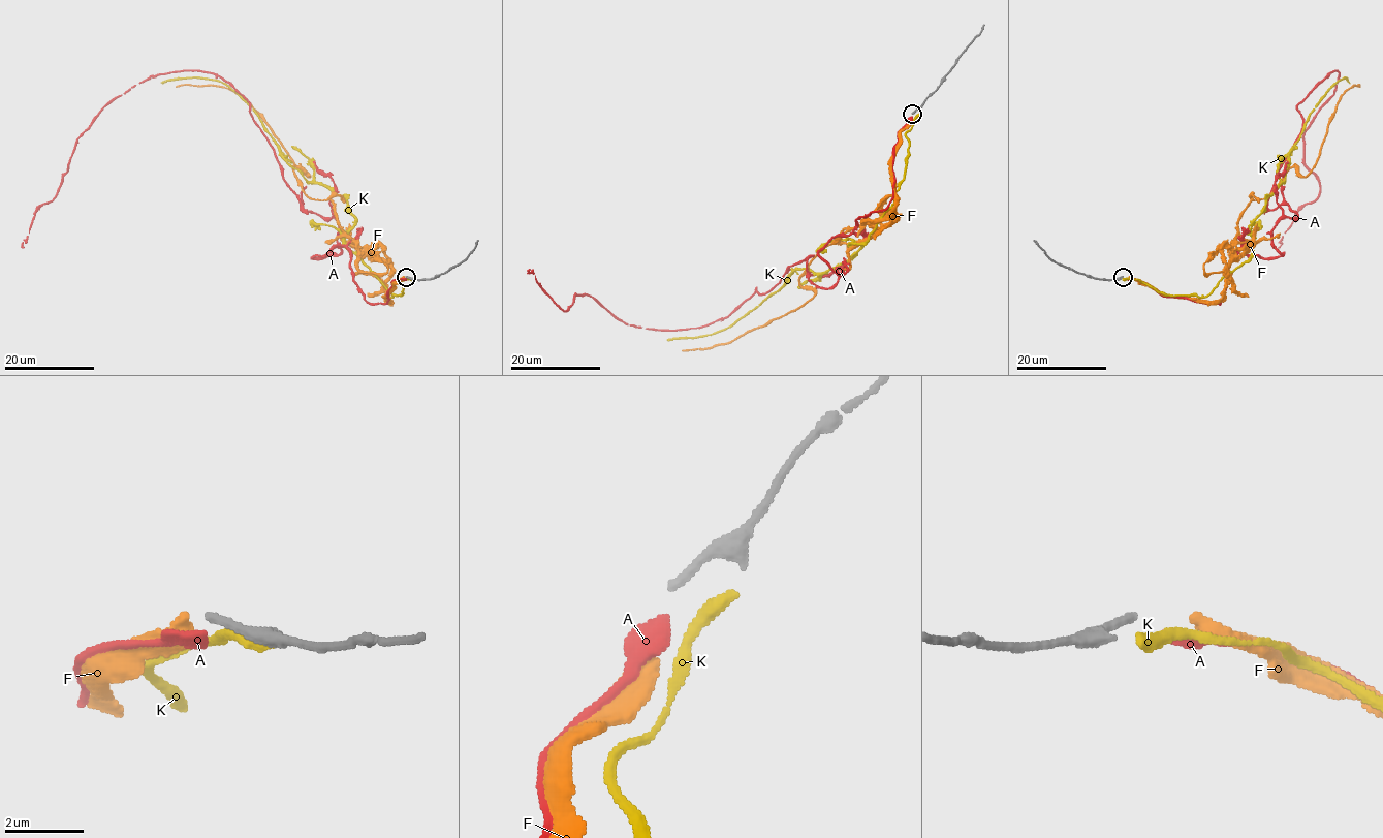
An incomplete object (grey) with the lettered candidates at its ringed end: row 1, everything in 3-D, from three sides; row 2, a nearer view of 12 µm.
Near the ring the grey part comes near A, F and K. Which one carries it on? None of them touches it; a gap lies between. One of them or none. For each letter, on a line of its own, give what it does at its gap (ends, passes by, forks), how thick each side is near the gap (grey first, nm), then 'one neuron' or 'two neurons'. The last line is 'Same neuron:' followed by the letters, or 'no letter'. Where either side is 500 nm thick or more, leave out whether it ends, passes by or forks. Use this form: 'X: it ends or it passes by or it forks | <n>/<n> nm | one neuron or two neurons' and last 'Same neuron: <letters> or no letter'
A: it ends | 200/380 nm | two neurons
F: it ends | 200/400 nm | two neurons
K: it ends | 200/420 nm | two neurons
Same neuron: no letter

